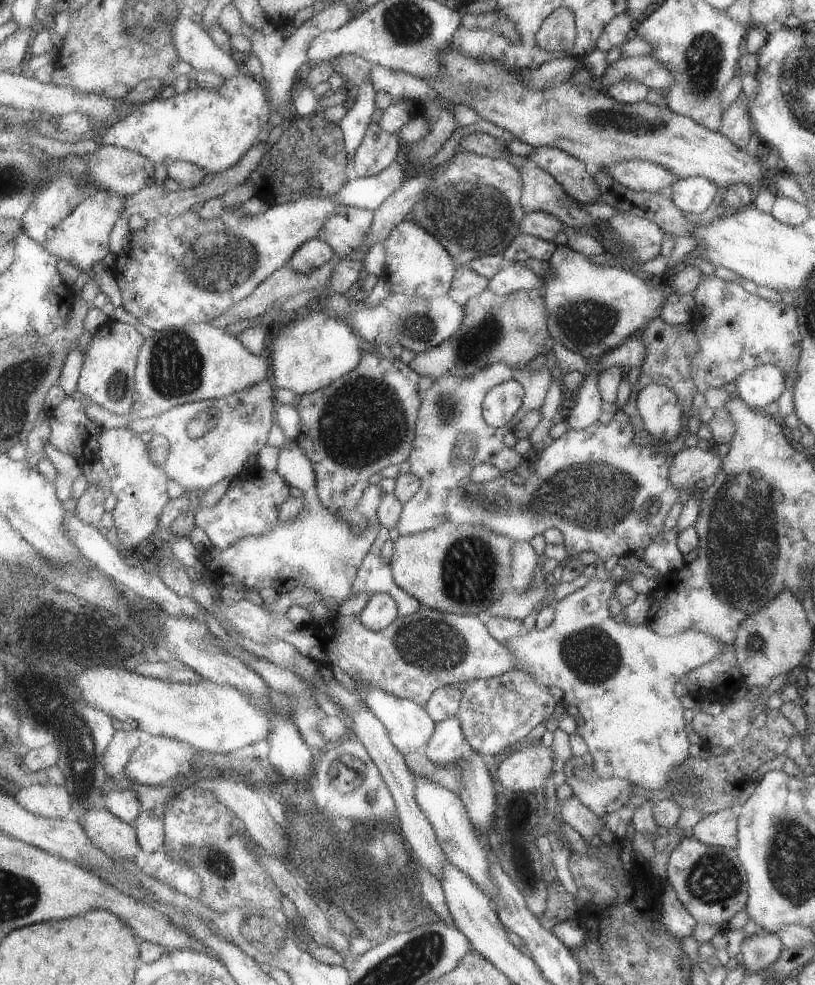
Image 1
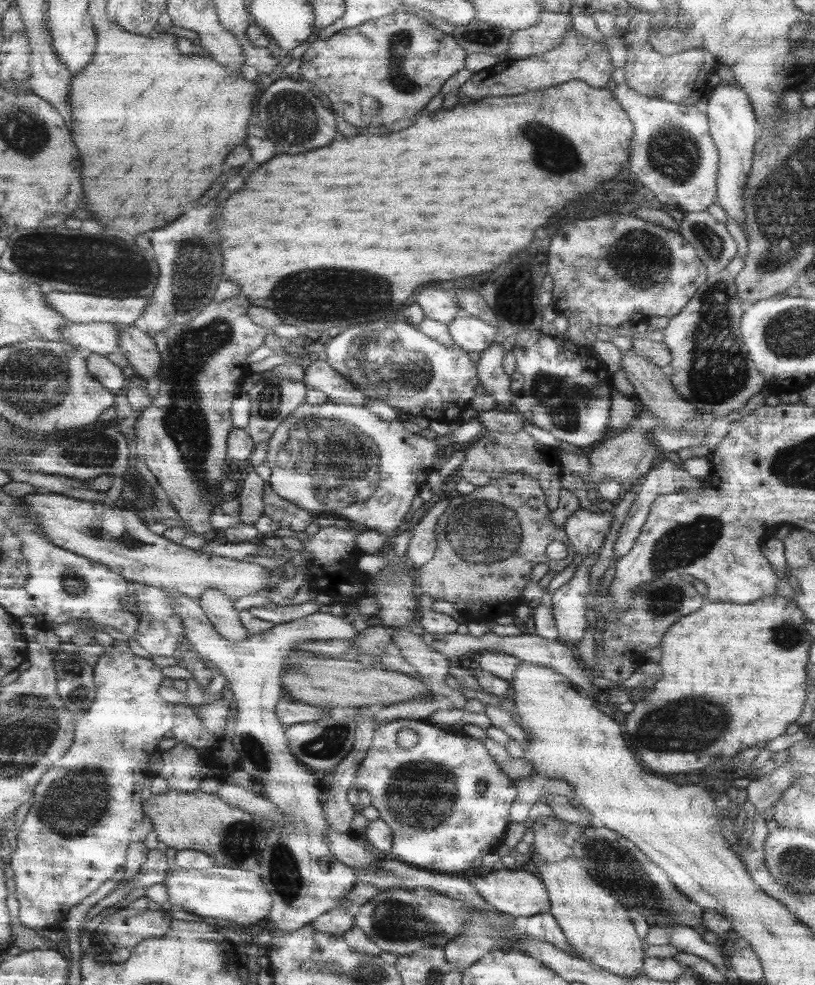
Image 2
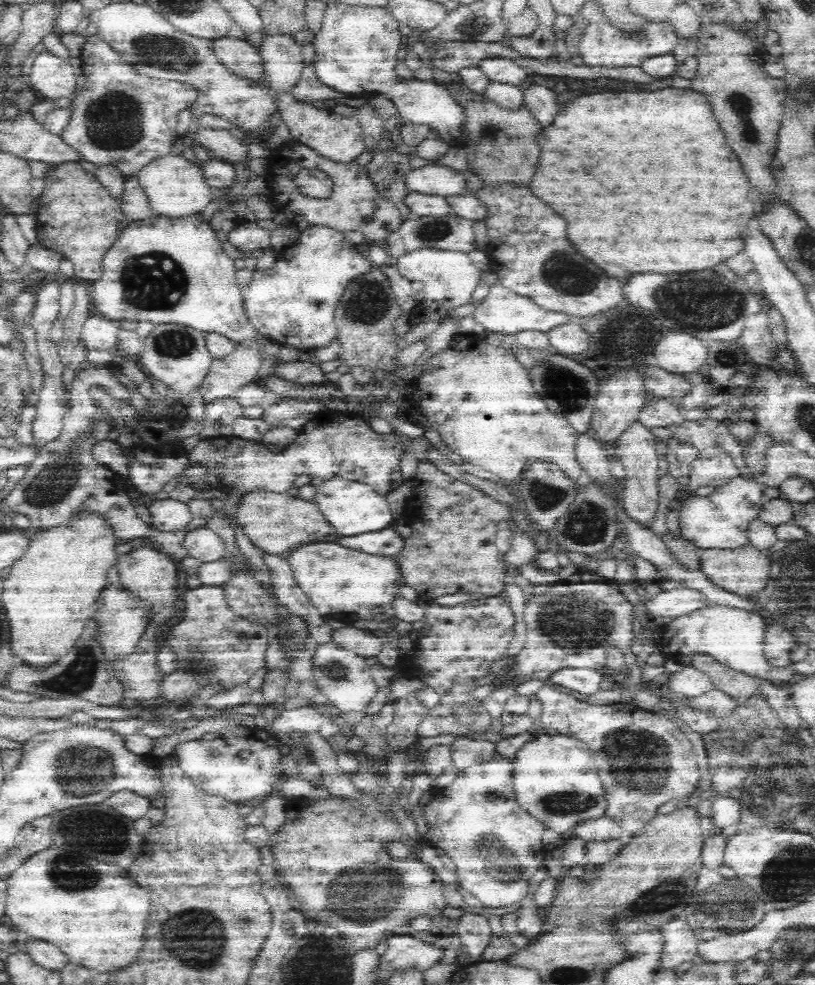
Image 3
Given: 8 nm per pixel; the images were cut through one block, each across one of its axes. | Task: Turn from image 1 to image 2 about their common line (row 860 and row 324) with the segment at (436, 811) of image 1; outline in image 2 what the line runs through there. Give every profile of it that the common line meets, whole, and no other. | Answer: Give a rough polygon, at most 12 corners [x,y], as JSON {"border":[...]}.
{"border":[[471,315],[449,328],[456,344],[472,355],[497,341],[495,327]]}

